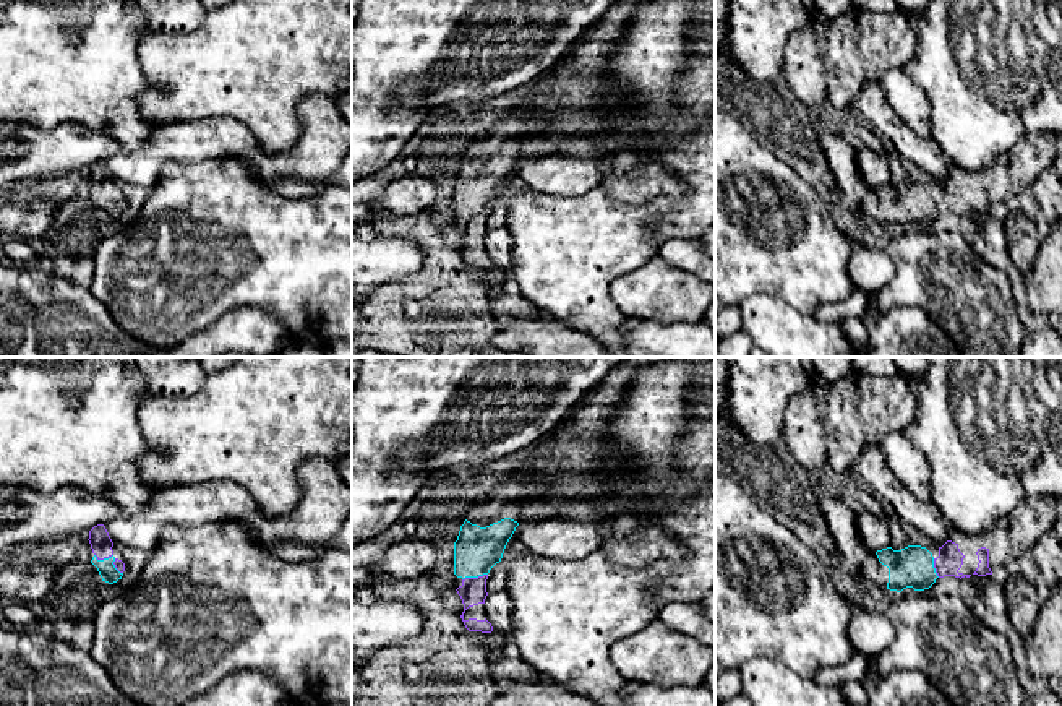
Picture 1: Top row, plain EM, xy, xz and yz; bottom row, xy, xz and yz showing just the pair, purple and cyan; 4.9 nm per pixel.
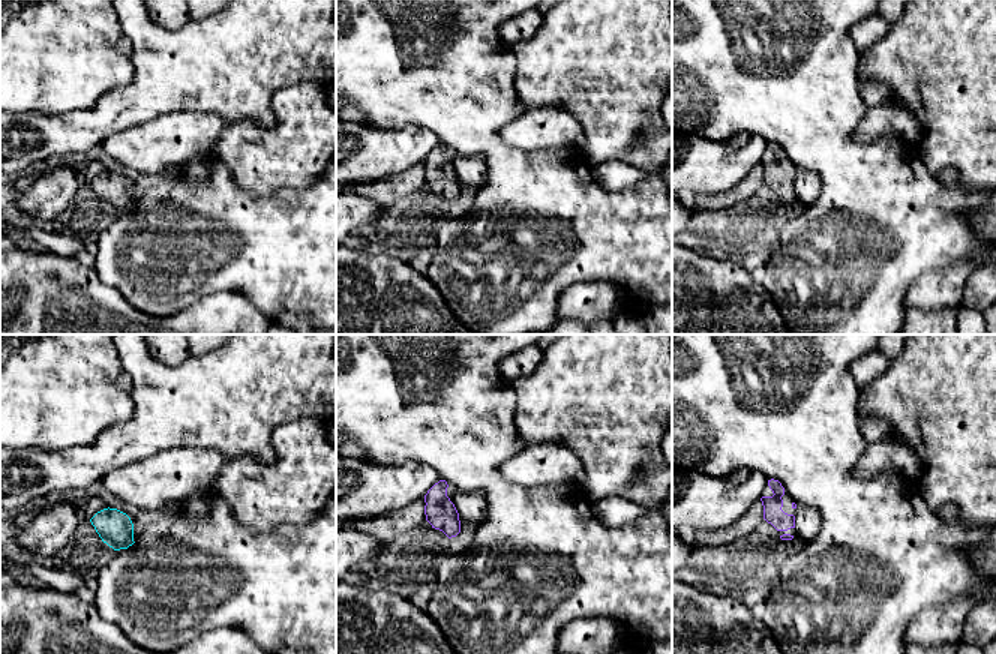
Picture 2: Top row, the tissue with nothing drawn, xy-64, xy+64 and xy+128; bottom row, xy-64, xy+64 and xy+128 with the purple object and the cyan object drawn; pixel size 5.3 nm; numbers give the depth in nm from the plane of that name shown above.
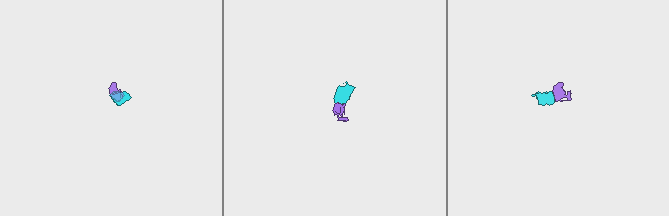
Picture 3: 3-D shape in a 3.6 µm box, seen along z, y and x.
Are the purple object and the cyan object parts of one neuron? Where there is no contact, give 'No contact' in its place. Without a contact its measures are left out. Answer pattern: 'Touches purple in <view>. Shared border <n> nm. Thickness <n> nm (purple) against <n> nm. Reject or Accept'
Touches purple in xz. Shared border 130 nm. Thickness 130 nm (purple) against 220 nm. Accept

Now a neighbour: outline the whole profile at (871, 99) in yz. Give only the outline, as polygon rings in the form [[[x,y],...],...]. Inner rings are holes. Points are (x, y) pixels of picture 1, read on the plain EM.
[[[866,81],[854,105],[871,122],[872,130],[887,136],[903,161],[918,166],[929,179],[942,183],[949,177],[947,159],[932,143],[918,136],[892,109],[880,81]]]

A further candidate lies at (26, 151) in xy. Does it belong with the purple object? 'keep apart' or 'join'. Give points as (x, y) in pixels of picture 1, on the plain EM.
keep apart

